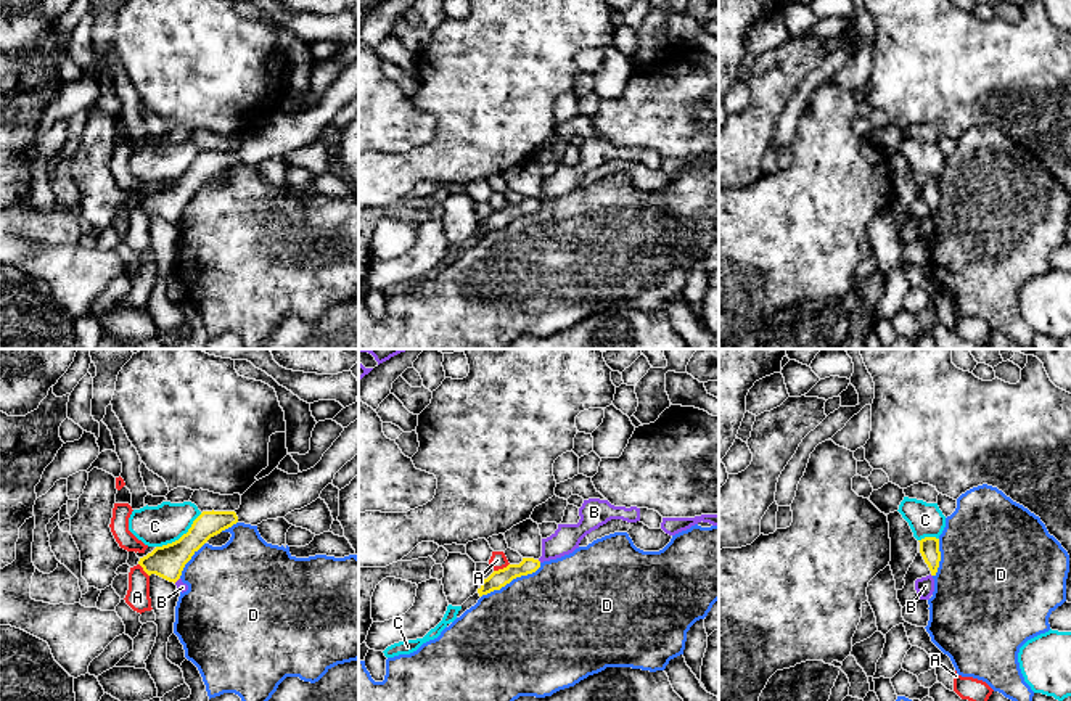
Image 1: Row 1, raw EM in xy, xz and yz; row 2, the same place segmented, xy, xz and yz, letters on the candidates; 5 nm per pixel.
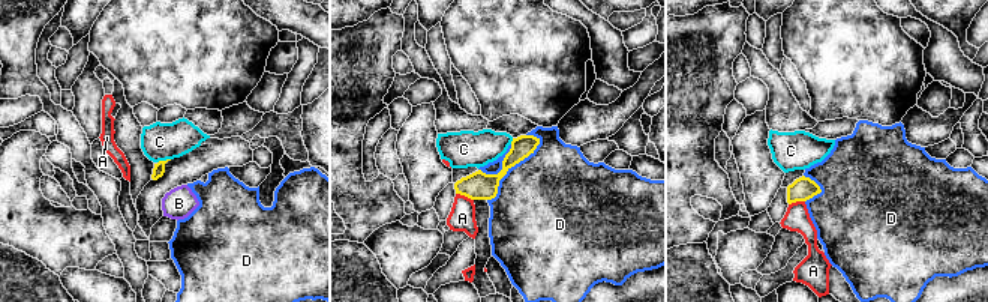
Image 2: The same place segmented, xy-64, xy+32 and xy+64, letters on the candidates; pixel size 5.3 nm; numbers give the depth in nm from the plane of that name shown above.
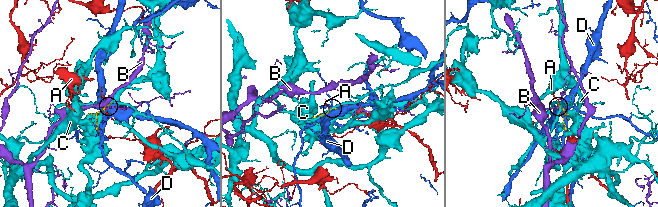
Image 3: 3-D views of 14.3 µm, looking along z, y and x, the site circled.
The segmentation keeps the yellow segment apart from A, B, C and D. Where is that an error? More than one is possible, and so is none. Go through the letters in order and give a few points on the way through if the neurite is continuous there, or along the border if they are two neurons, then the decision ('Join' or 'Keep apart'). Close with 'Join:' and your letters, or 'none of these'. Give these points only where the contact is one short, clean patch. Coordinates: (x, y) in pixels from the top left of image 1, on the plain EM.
A: Boundary: xz (508, 203), (494, 211). Keep apart
B: Boundary: xy (179, 217), (174, 222). Keep apart
C: Boundary: xy (201, 153), (177, 179), (156, 187). Keep apart
D: Keep apart
Join: none of these

